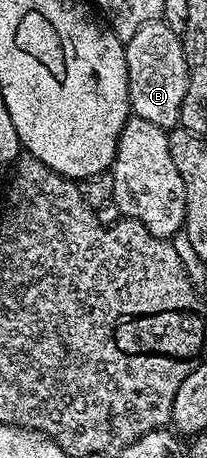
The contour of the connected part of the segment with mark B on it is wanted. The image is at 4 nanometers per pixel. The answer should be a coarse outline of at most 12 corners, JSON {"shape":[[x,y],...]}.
{"shape":[[161,20],[125,44],[132,115],[168,132],[191,83]]}

